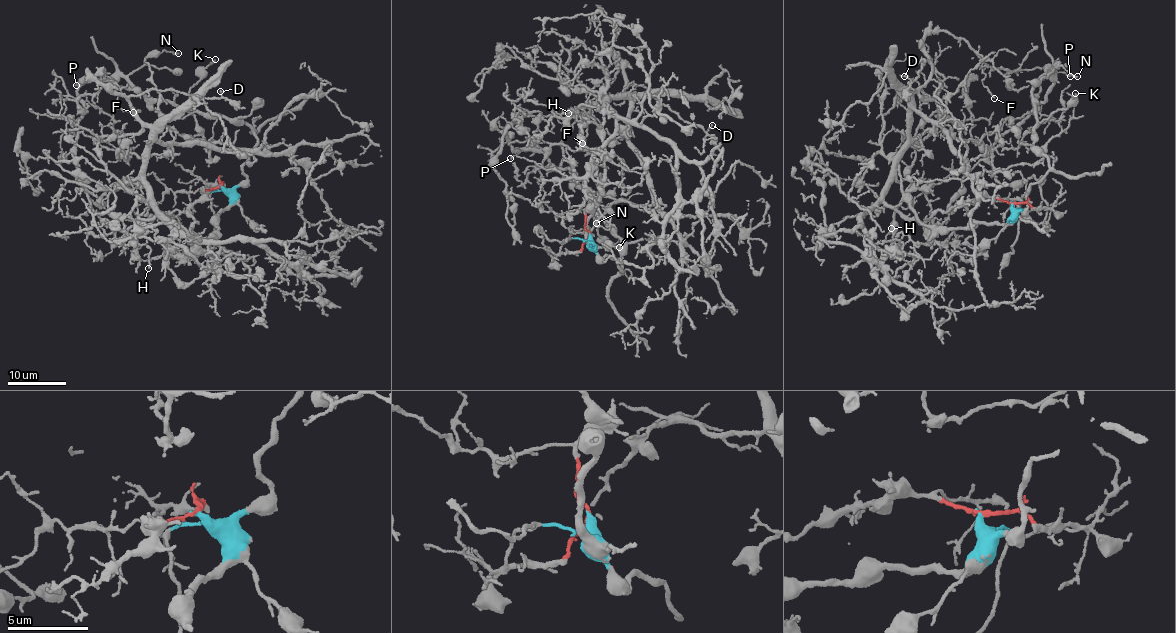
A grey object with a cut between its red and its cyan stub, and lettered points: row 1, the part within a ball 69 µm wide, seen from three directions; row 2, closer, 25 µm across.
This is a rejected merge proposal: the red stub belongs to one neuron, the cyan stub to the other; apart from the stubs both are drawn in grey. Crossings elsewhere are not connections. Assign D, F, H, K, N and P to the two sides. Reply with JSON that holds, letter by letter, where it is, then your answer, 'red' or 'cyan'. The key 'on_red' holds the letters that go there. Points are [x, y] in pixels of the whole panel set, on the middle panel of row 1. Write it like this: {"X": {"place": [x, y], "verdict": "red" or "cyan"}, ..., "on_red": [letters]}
{"D": {"place": [712, 125], "verdict": "red"}, "F": {"place": [582, 143], "verdict": "red"}, "H": {"place": [568, 113], "verdict": "red"}, "K": {"place": [619, 247], "verdict": "cyan"}, "N": {"place": [596, 223], "verdict": "cyan"}, "P": {"place": [510, 158], "verdict": "cyan"}, "on_red": ["D", "F", "H"]}

